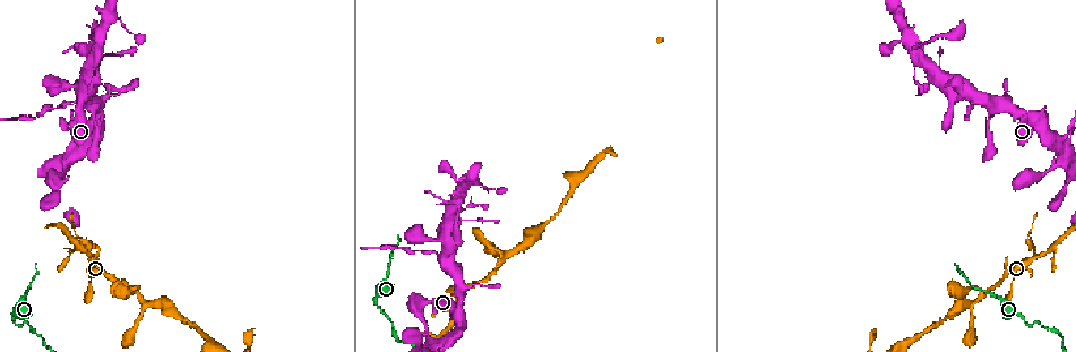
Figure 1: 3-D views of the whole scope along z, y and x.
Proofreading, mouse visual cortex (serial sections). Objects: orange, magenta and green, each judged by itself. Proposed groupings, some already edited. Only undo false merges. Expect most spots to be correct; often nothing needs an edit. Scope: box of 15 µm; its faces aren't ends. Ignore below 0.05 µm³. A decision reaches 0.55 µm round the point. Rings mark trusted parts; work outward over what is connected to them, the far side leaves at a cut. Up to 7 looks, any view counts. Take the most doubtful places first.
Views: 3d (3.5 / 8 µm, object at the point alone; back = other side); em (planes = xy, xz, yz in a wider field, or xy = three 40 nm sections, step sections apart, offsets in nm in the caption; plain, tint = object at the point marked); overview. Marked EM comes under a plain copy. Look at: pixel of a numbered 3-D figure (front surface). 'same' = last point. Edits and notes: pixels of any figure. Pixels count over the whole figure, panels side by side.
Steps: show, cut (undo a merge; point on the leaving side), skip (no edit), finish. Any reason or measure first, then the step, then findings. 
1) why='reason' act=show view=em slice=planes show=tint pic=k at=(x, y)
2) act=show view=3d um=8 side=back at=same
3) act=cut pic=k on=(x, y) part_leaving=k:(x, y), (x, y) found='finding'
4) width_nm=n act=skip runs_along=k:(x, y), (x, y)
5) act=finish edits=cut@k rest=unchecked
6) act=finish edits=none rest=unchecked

why='small branch off a trunk' act=show view=3d um=3.5 pic=1 at=(506, 257)

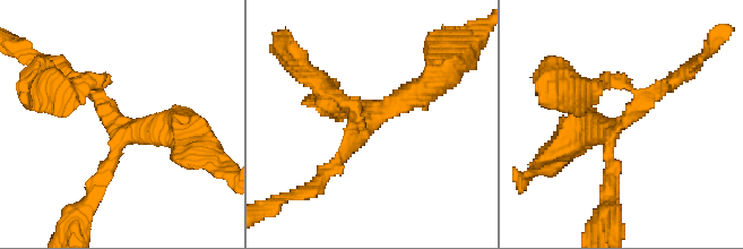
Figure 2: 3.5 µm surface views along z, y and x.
arms=4 arm_widths_nm=150,150,200,350 act=show view=em slice=xy step=3 show=tint pic=2 at=(624, 121)

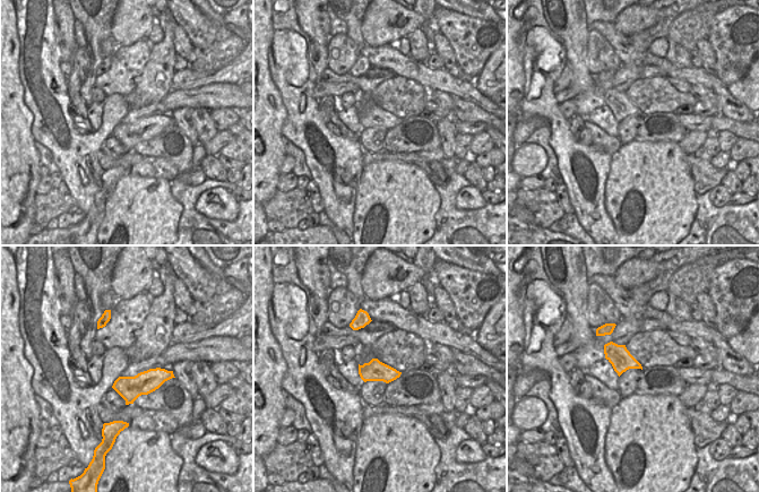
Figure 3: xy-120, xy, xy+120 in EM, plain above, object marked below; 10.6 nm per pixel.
width_nm=220 act=skip runs_along=2:(334, 166), (396, 100), (438, 77) found='all the same cell'

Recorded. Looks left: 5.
why='abrupt turn' act=show view=em slice=xy step=2 show=tint pic=1 at=(15, 325)

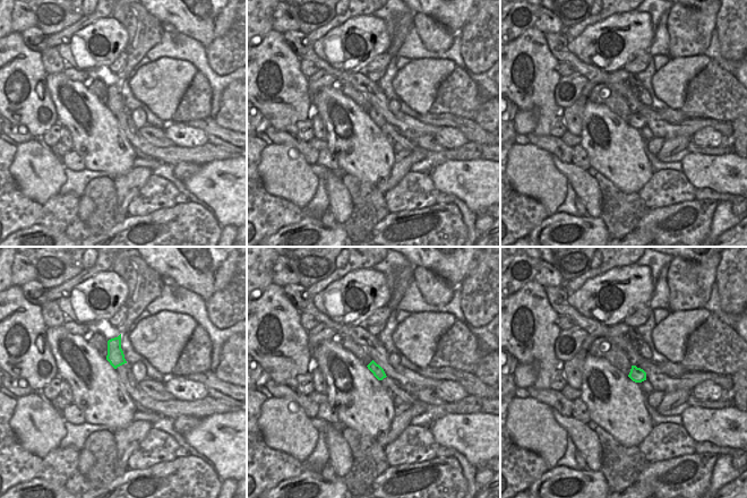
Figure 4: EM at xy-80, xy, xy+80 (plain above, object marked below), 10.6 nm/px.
act=show view=3d um=3.5 at=same

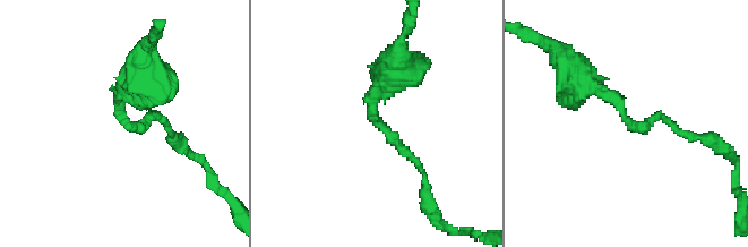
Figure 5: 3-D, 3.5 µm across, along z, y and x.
arm_widths_nm=100,250 act=skip runs_along=5:(582, 79), (632, 125), (661, 115), (680, 131) found='all the same cell'

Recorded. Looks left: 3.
why='arms part here' act=show view=3d um=8 pic=1 at=(438, 256)

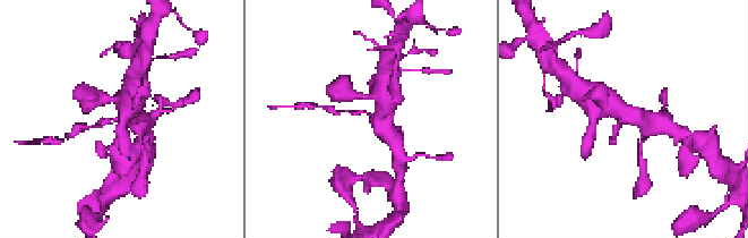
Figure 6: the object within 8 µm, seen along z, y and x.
act=show view=em slice=xy step=2 show=tint pic=6 at=(622, 118)

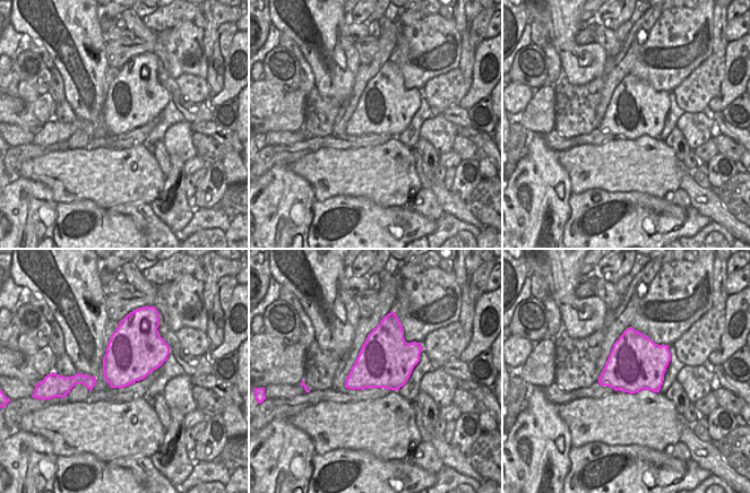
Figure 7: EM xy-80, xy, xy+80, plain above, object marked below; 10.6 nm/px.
arms=3 act=cut pic=6 on=(97, 125) part_leaving=6:(113, 120), (95, 122), (69, 135) found='two cells meet here'

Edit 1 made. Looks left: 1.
act=finish edits=cut@6 rest=unchecked

